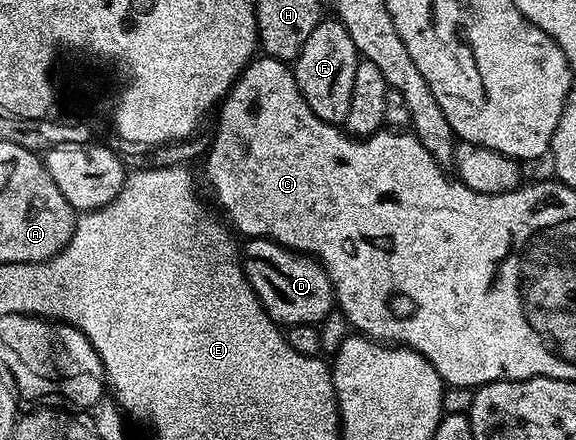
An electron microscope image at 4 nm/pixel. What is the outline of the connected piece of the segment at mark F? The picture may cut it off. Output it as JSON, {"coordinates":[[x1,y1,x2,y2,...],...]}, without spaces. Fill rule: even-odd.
{"coordinates":[[337,18,320,19,319,25,305,38,301,54,293,61,295,81,299,93,305,98,309,110,326,124,342,125,349,114,349,102,353,98,353,74,361,59,359,51,349,38,349,30]]}

